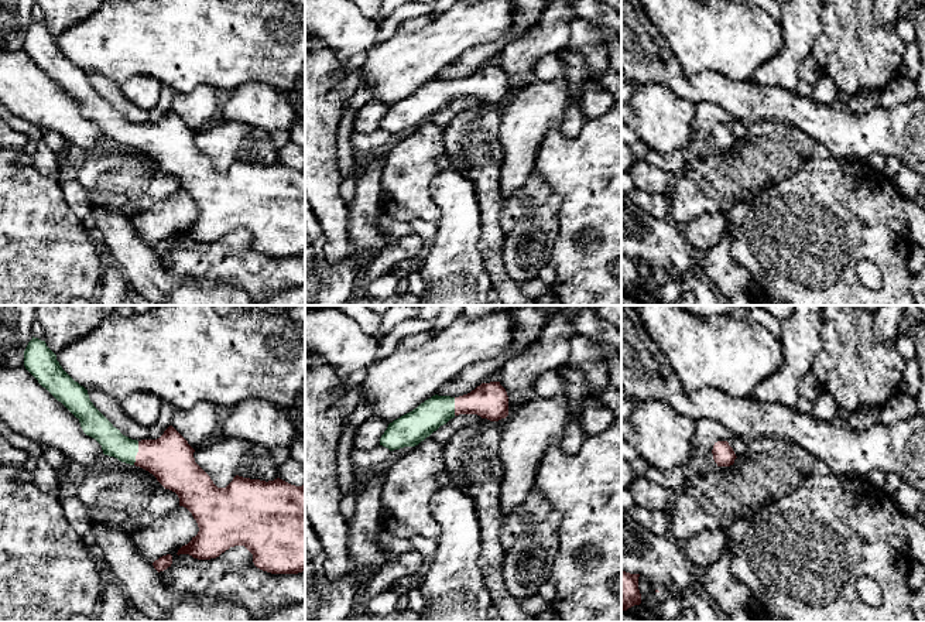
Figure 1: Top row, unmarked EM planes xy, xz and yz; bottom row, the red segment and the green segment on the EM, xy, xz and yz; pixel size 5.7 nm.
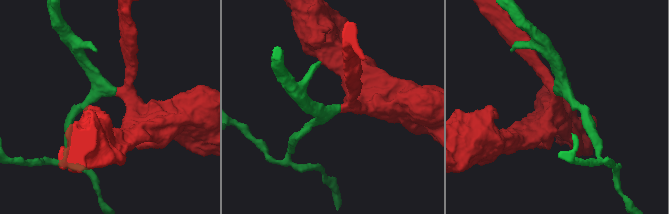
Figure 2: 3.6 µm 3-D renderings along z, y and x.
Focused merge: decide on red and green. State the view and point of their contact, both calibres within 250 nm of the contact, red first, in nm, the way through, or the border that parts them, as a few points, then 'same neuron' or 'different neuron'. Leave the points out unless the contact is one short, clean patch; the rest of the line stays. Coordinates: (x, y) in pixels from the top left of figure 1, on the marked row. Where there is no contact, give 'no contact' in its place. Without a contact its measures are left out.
contact xy (137, 453); calibres 280 and 150 nm; way xy (170, 458), (137, 453), (113, 443); same neuron

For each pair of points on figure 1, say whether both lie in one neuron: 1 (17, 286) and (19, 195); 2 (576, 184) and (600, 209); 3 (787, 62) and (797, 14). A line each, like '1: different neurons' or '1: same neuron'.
1: same neuron
2: same neuron
3: same neuron

